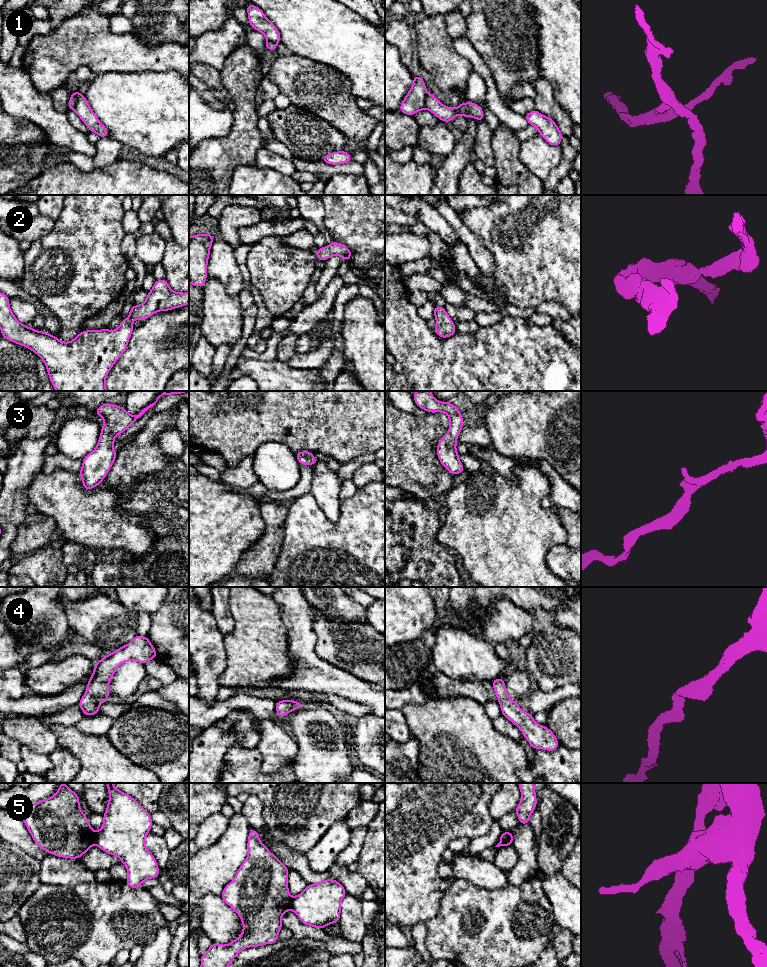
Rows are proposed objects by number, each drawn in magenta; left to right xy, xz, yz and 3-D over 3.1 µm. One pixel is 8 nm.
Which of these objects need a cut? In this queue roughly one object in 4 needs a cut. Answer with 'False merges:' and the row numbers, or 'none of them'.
False merges: 1, 5

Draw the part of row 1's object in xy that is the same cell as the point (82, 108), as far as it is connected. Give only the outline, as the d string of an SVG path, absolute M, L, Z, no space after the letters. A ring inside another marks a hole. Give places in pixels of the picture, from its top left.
M78 90L71 93L71 95L75 96L73 110L88 127L89 131L96 133L100 138L108 137L109 133L107 128L97 118L96 114L91 109L86 97Z

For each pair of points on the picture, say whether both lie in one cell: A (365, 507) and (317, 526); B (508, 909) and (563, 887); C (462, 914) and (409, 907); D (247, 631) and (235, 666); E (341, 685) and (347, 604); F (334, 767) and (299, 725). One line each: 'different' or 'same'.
A: same
B: different
C: different
D: same
E: different
F: same

